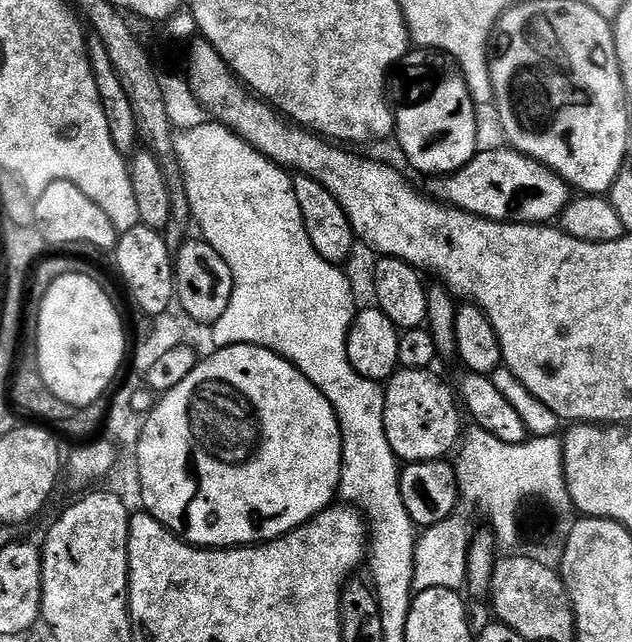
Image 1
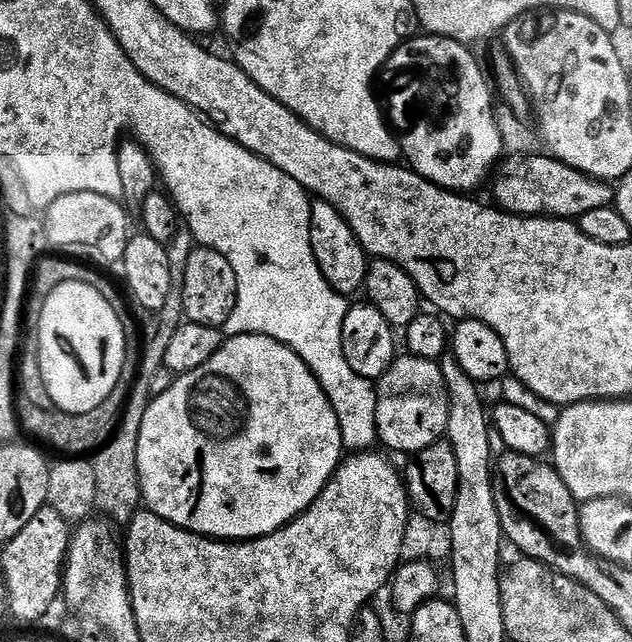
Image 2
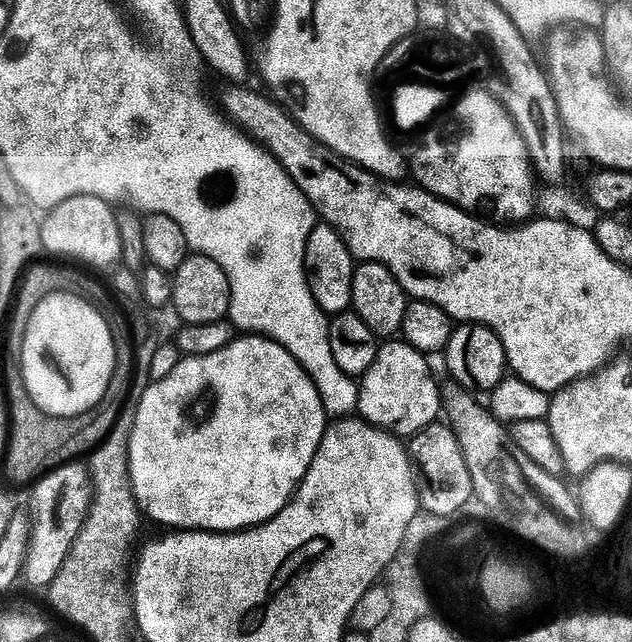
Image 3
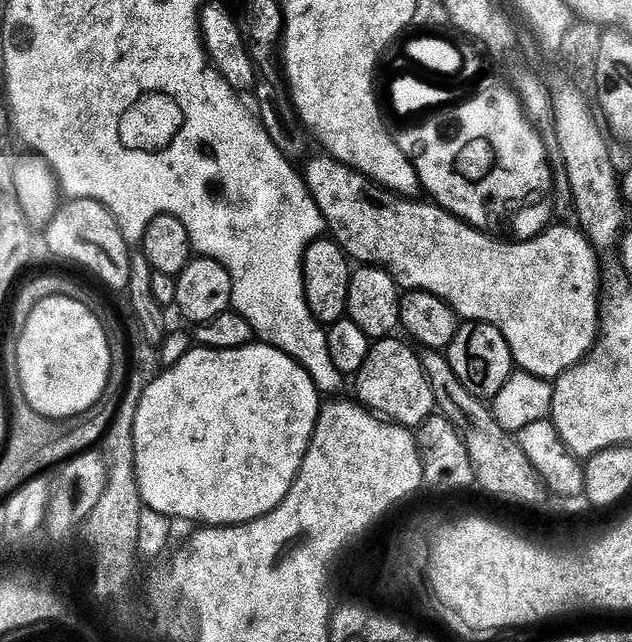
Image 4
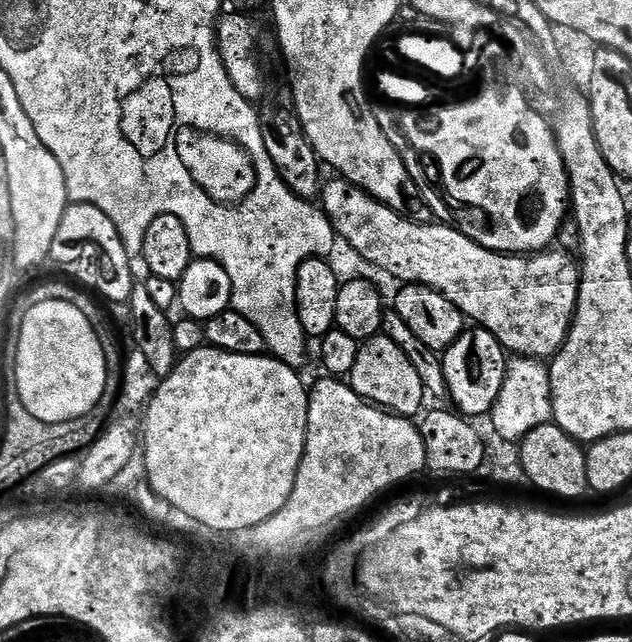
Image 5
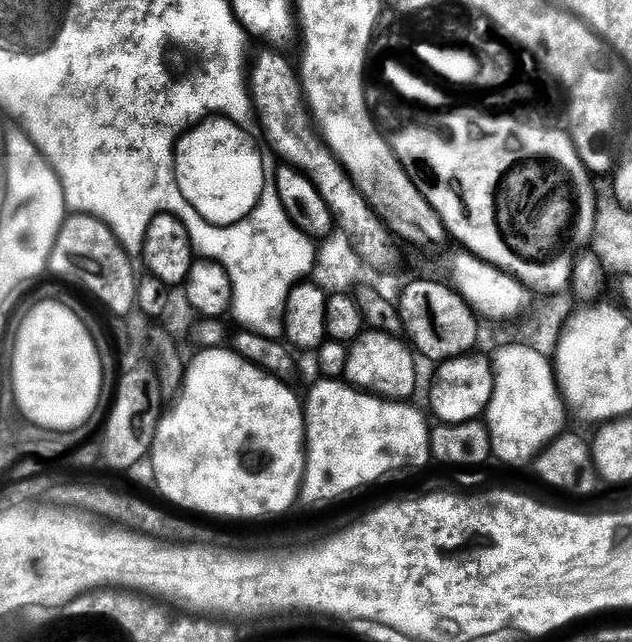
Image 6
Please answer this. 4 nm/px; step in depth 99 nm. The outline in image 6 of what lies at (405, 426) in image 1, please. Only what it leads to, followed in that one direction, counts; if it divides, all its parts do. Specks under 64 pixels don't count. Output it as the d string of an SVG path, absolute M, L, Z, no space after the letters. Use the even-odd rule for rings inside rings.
M366 330L357 340L351 341L344 376L347 383L362 392L371 392L385 400L408 402L416 392L415 359L413 349L401 337Z

